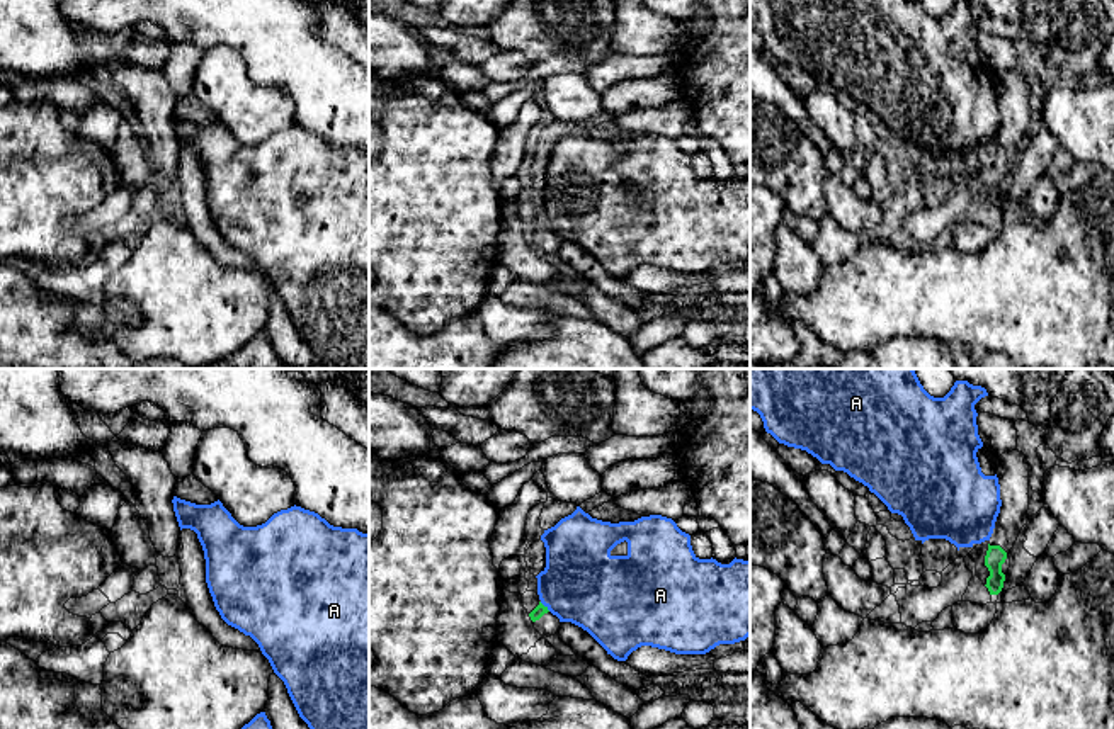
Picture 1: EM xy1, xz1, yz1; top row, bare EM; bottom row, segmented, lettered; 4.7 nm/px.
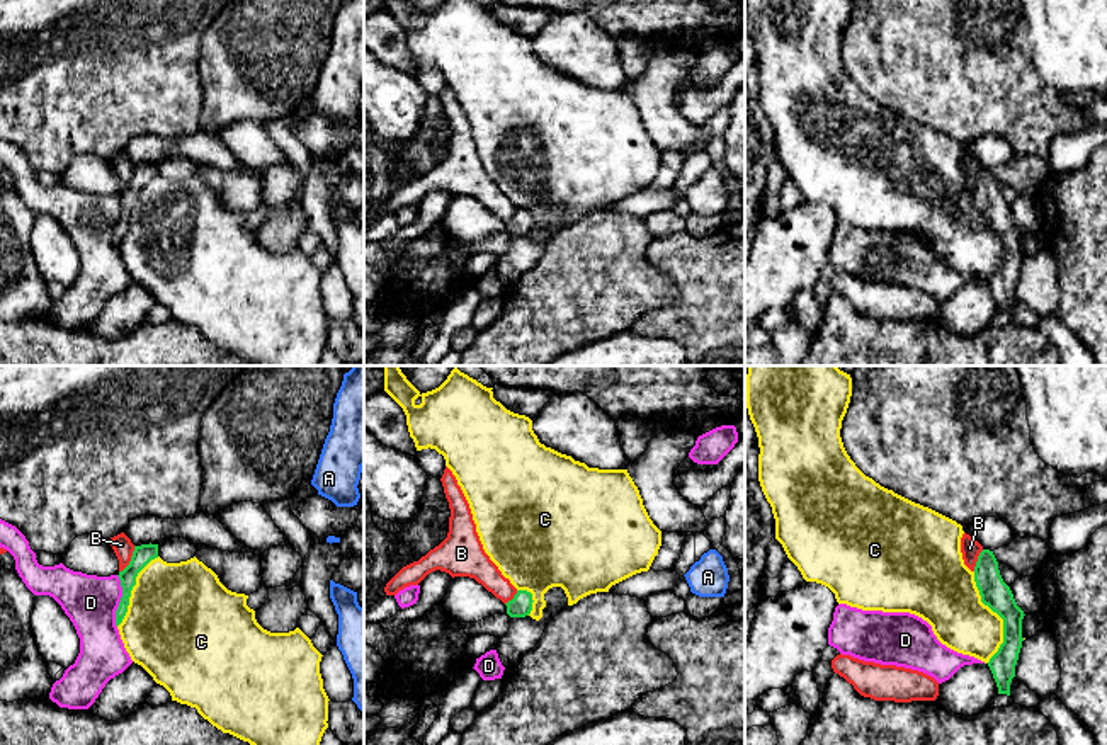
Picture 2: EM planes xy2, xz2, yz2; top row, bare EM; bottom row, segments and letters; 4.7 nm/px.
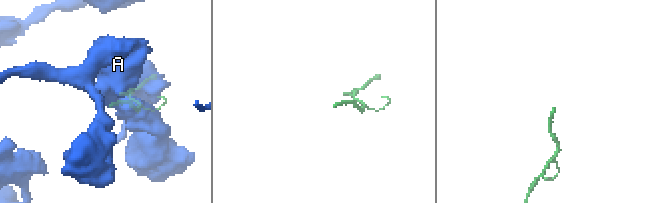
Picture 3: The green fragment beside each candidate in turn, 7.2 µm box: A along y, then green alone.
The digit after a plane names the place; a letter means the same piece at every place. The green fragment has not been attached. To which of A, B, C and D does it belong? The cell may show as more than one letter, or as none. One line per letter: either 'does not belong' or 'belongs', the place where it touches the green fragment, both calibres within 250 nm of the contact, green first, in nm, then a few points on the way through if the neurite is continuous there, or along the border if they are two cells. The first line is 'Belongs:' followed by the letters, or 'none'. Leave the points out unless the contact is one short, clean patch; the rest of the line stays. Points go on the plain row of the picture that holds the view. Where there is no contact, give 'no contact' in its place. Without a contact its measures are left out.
Belongs: none
A: does not belong; contact xz1 (543, 225); calibres 60 and 380 nm
B: does not belong; contact xy2 (131, 179); calibres 90 and 90 nm; border xy2 (135, 165), (130, 181), (119, 191)
C: does not belong; contact yz2 (999, 233); calibres 140 and 300 nm
D: does not belong; contact xy2 (121, 220); calibres 90 and 260 nm

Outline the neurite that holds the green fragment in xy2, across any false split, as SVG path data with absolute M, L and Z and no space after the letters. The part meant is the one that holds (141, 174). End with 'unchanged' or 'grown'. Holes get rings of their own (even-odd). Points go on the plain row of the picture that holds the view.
M141 163L134 165L129 184L119 191L119 199L122 206L122 216L116 230L116 245L119 245L128 231L131 209L136 204L138 192L151 180L158 177L158 163Z; unchanged

